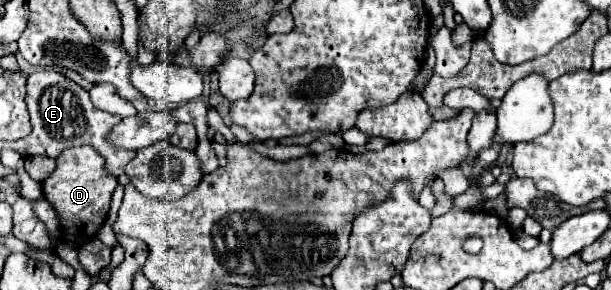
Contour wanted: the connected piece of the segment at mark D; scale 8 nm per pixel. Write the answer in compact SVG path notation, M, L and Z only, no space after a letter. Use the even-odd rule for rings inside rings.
M74 146L64 150L56 158L54 172L40 184L44 198L52 204L60 222L62 240L72 246L82 246L96 236L110 210L112 192L118 186L116 178L106 172L106 160L96 150L92 150L92 146Z

